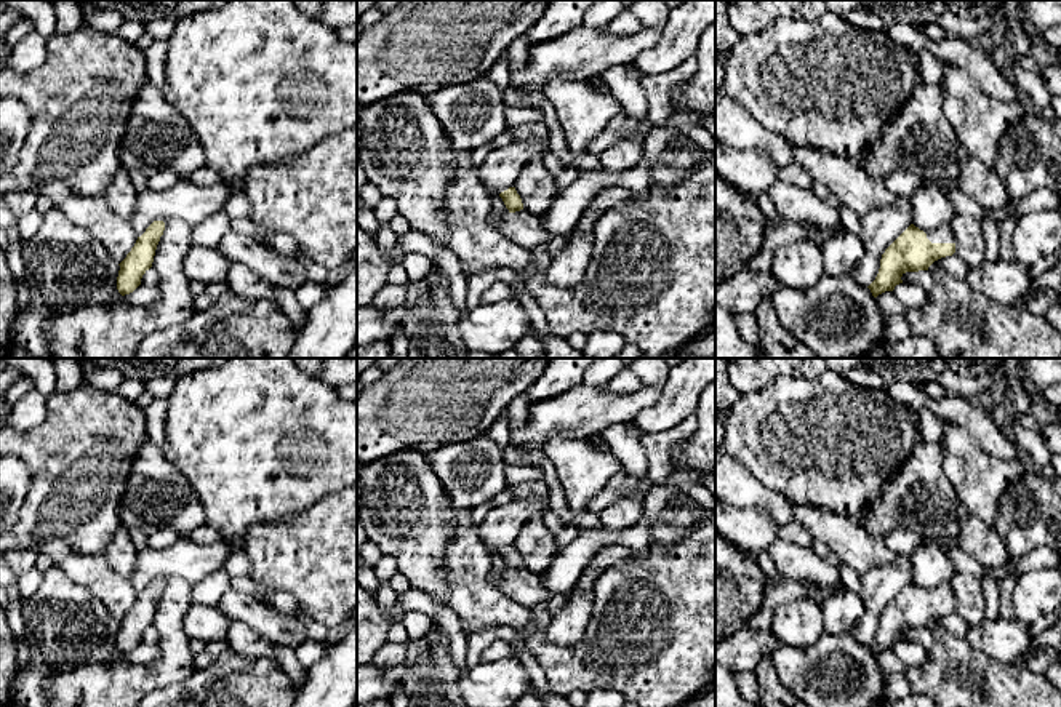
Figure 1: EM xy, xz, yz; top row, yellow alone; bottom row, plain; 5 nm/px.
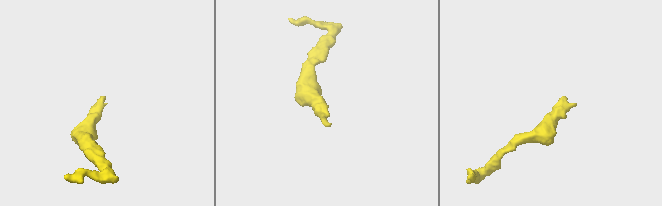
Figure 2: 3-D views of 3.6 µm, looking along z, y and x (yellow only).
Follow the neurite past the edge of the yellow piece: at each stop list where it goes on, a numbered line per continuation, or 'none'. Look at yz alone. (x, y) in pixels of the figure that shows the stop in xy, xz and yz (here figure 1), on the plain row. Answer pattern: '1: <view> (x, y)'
1: yz (943, 592)

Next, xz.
1: xz (522, 586)

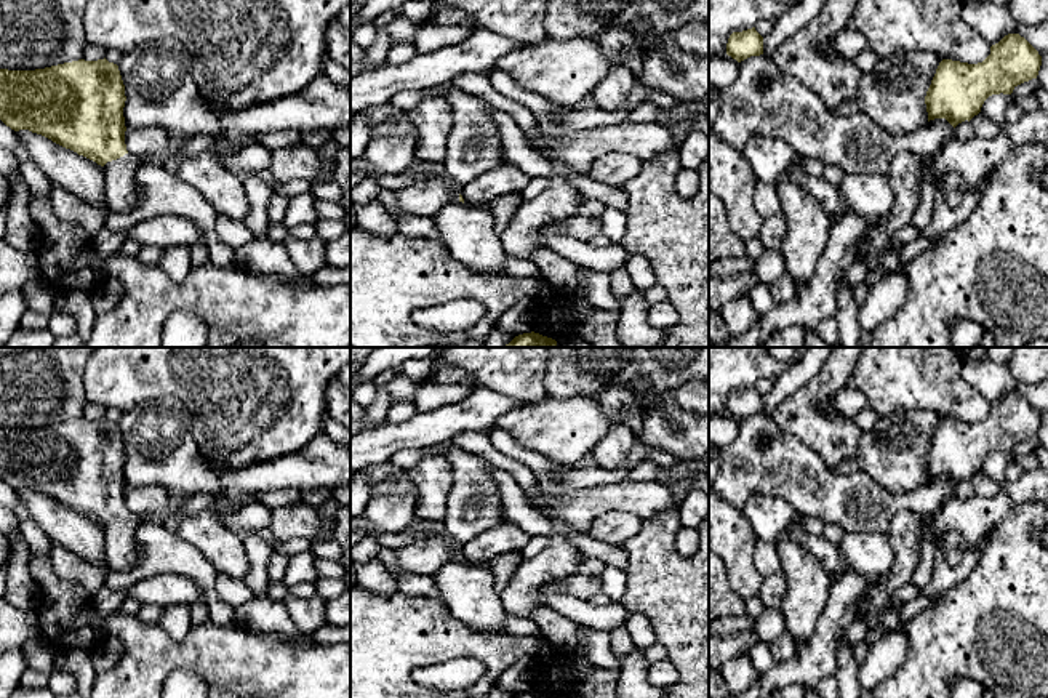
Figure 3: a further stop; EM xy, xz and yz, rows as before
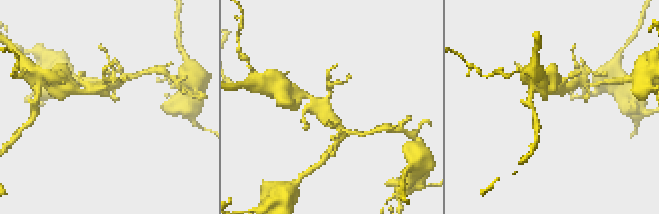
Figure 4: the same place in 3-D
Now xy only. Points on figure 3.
1: xy (122, 551)

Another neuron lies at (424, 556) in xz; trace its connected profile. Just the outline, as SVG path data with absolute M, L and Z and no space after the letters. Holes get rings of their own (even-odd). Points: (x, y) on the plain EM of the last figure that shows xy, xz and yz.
M427 535L397 549L397 565L405 573L430 576L442 565L459 559L459 546L451 540Z

